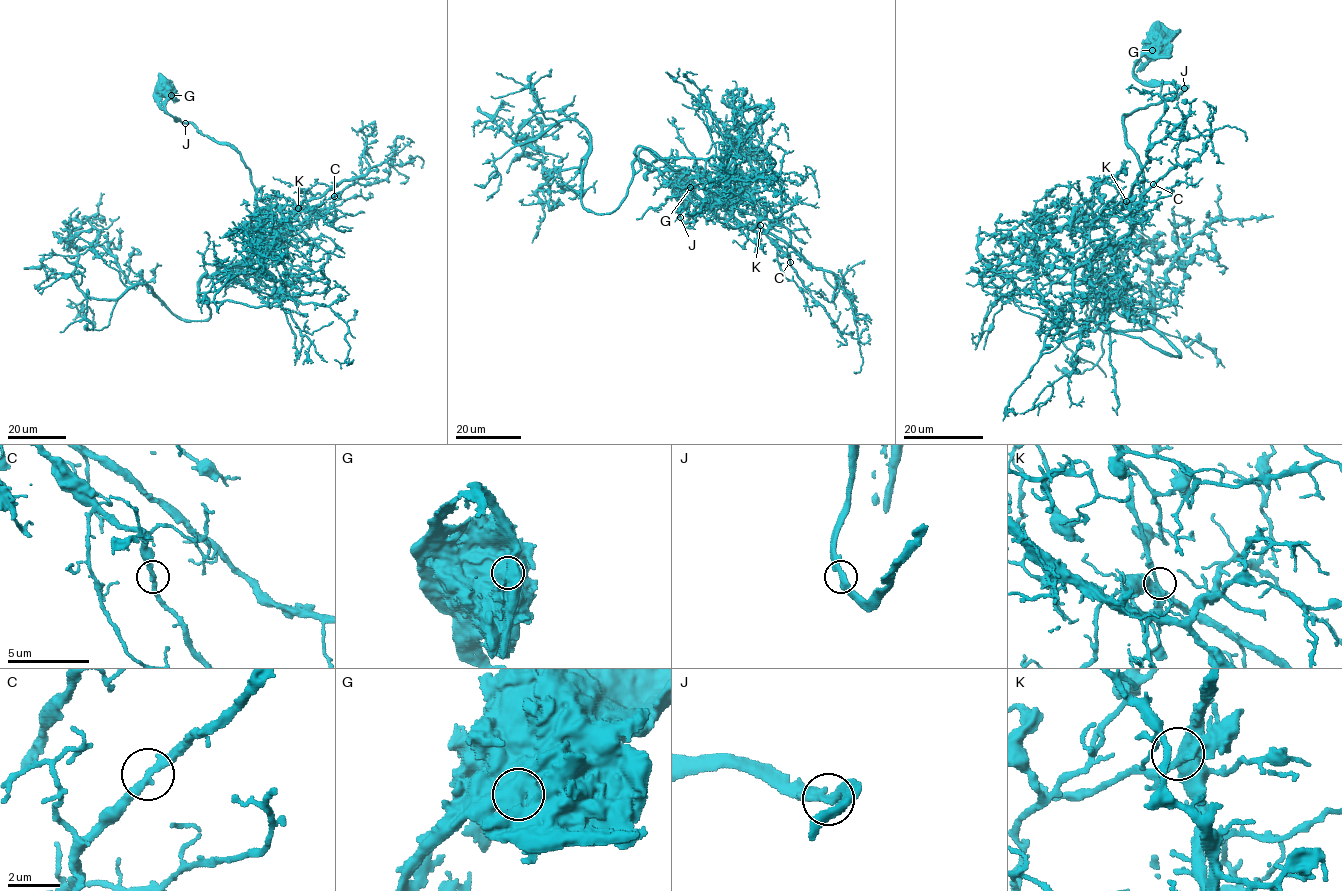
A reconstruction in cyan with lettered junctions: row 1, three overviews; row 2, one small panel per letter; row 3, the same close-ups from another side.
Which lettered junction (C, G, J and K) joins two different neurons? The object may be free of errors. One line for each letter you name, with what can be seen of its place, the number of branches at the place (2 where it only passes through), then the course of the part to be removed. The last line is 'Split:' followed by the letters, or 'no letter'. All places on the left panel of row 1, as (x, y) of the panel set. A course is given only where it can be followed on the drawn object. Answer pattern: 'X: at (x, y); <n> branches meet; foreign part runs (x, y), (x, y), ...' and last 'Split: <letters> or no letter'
Split: no letter

